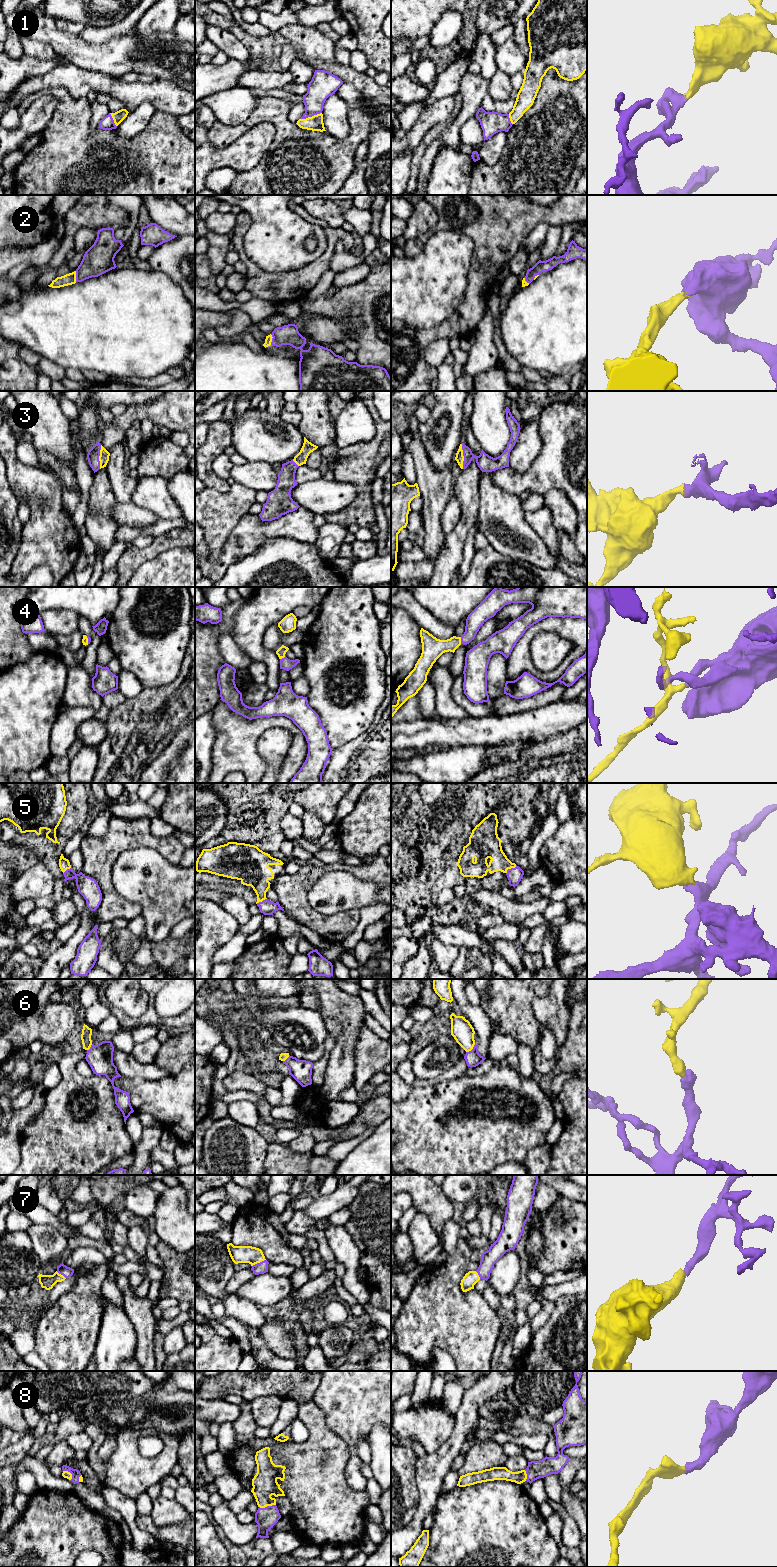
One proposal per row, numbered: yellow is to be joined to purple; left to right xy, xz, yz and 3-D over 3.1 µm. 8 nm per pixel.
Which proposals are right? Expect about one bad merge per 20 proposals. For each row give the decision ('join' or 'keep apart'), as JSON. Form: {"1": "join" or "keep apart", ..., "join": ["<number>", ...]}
{"1": "join", "2": "join", "3": "join", "4": "join", "5": "join", "6": "join", "7": "join", "8": "join", "join": ["1", "2", "3", "4", "5", "6", "7", "8"]}

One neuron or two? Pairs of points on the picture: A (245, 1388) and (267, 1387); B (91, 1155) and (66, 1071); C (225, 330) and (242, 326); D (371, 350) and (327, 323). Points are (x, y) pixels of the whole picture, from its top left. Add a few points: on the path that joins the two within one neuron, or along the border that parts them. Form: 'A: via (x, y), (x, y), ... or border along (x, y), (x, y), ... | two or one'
A: via (250, 1387), (262, 1387) | one
B: via (77, 1134), (77, 1127), (64, 1109), (66, 1092) | one
C: via (229, 330), (233, 330), (238, 326) | one
D: border along (358, 317), (361, 326), (355, 340) | two

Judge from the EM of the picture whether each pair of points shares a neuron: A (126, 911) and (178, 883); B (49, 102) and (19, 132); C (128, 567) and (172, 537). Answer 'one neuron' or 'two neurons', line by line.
A: two neurons
B: one neuron
C: one neuron

